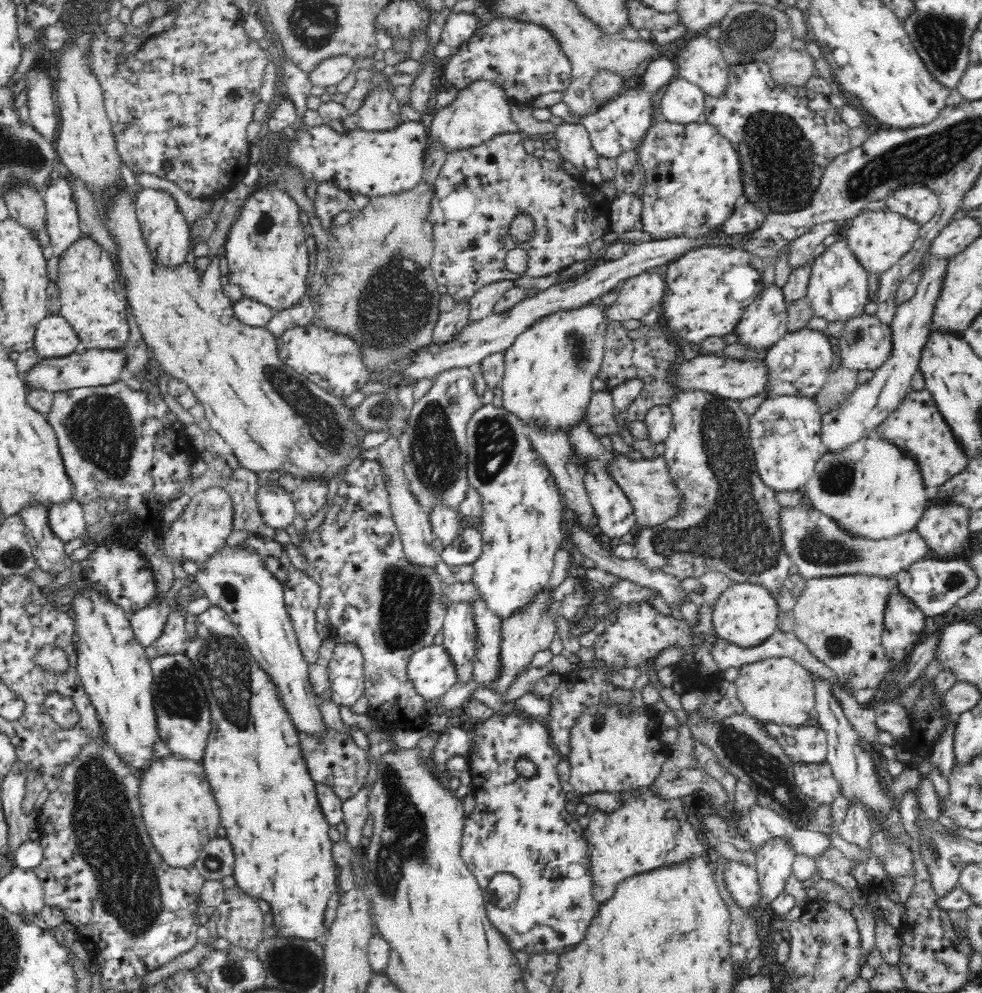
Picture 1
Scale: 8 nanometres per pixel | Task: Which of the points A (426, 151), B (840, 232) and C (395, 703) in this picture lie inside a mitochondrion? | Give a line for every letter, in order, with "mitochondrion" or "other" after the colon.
A: other
B: other
C: other

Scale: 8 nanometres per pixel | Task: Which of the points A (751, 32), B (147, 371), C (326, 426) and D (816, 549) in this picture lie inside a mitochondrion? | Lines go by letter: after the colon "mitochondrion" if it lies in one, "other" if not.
A: mitochondrion
B: other
C: mitochondrion
D: mitochondrion

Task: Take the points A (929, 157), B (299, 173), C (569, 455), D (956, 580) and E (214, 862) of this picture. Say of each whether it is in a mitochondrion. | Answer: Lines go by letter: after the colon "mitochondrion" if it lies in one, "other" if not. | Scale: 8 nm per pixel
A: mitochondrion
B: other
C: other
D: mitochondrion
E: mitochondrion

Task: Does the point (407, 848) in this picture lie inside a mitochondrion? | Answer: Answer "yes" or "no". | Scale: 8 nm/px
yes

